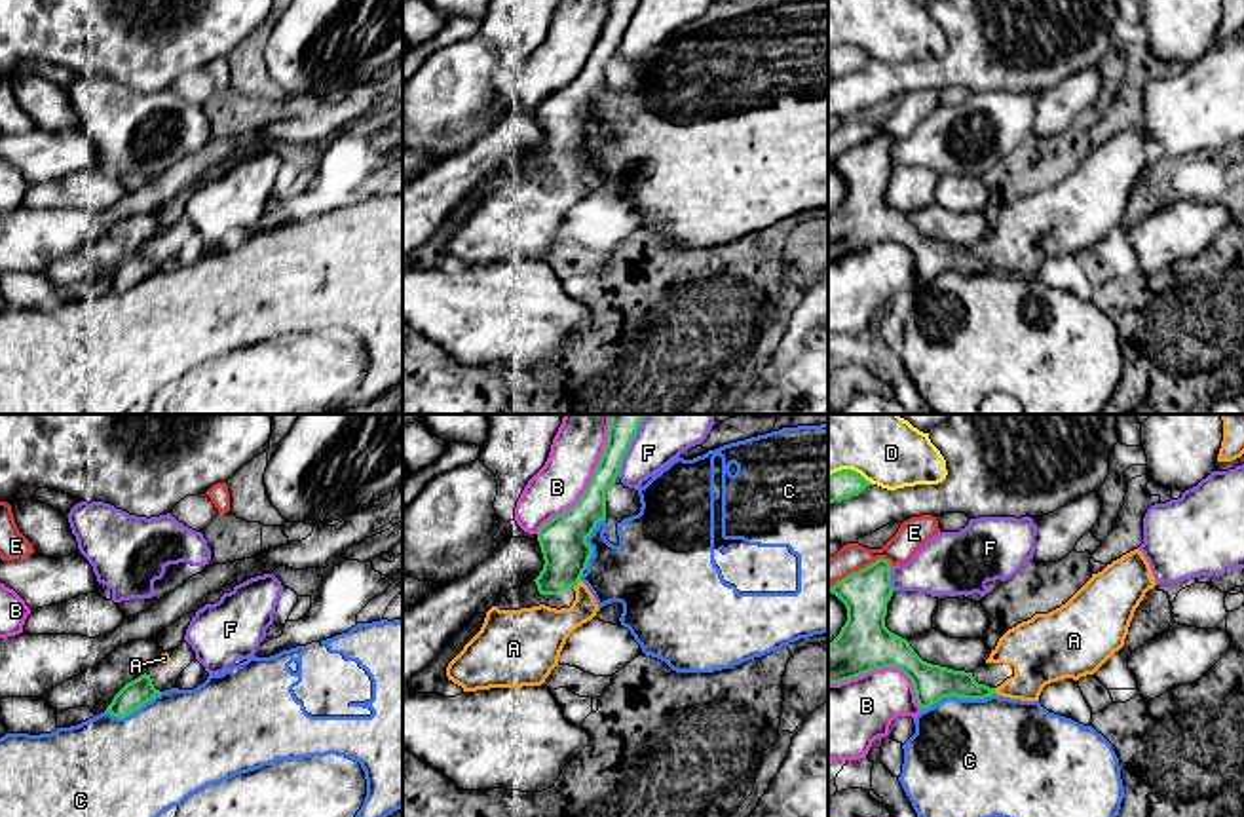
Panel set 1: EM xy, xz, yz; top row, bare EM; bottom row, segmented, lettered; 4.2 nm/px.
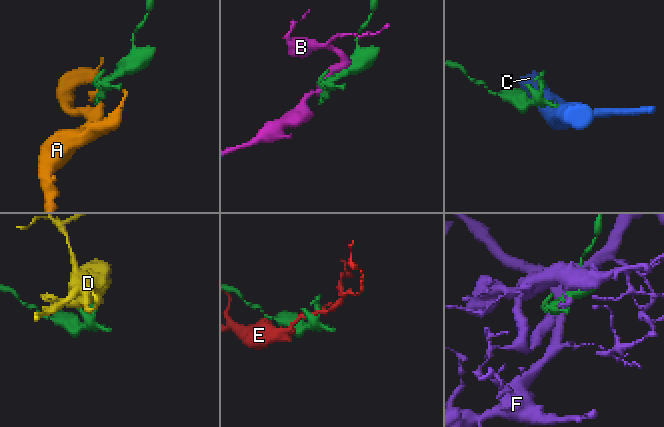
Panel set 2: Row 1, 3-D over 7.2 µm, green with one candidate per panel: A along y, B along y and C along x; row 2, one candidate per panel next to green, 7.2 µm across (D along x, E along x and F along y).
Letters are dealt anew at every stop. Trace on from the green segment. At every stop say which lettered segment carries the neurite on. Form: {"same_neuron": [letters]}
{"same_neuron": ["A"]}

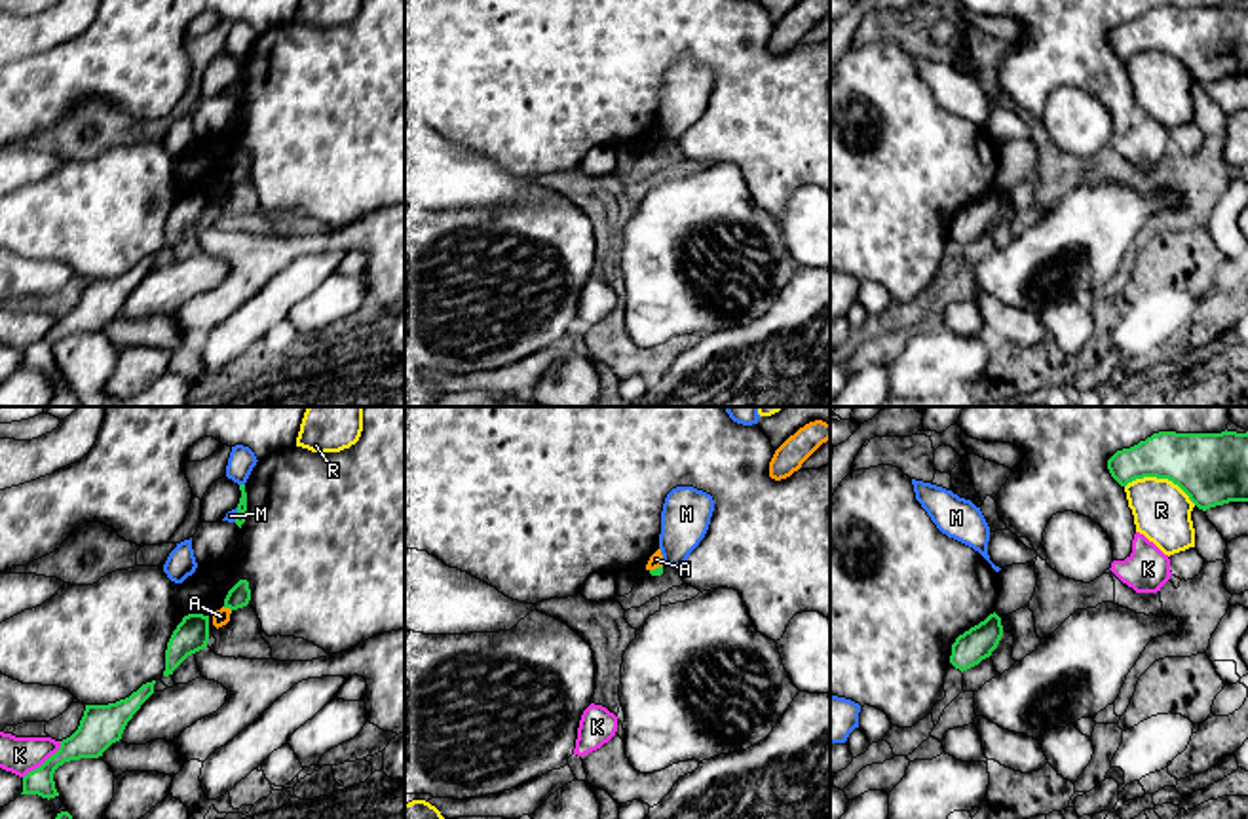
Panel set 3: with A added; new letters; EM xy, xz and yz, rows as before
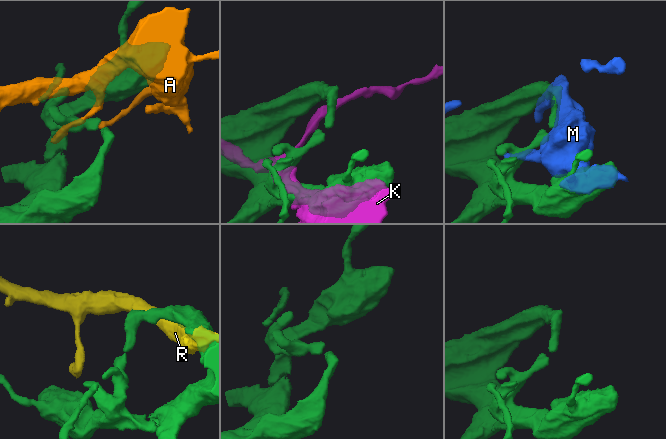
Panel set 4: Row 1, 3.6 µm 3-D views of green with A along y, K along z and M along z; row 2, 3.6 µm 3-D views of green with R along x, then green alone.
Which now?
{"same_neuron": []}

